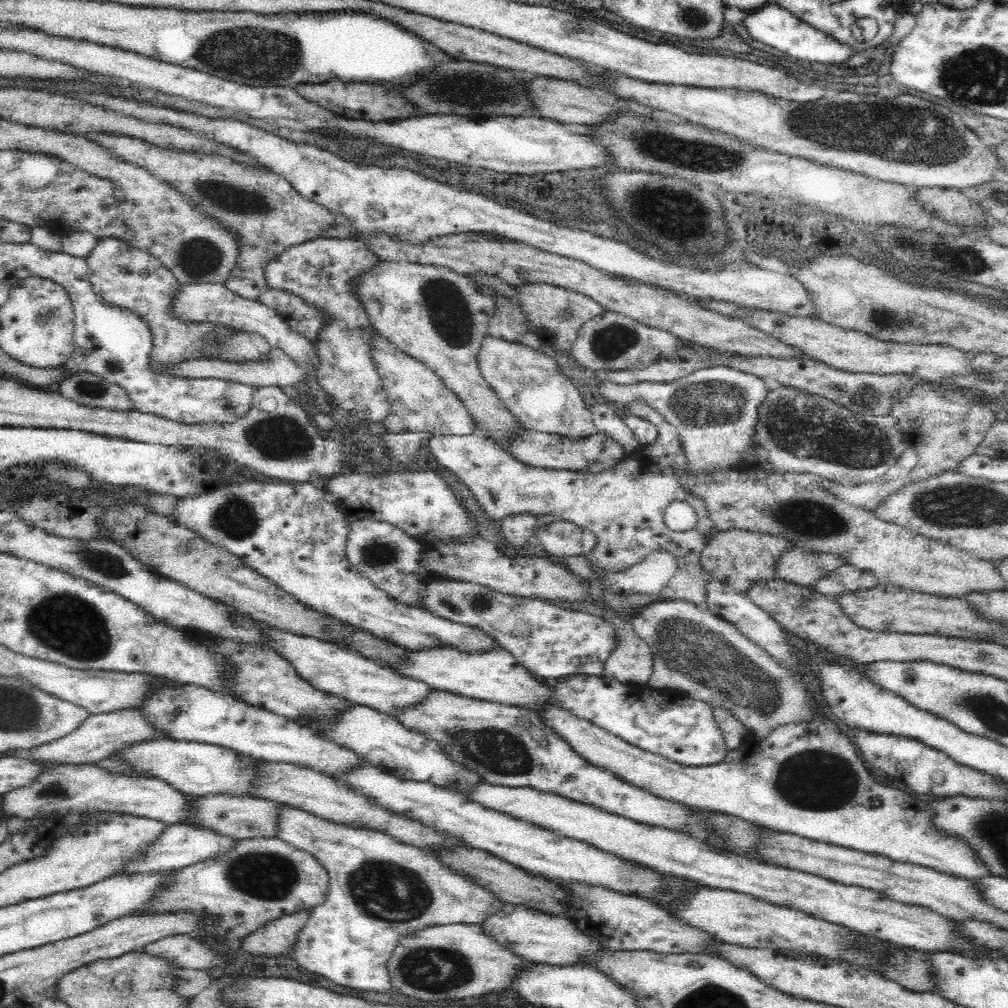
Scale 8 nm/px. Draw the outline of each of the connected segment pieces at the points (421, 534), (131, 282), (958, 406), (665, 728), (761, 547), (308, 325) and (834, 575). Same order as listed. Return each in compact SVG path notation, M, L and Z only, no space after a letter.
M398 468L398 472L388 472L382 476L372 474L340 474L332 480L328 480L325 493L331 493L336 497L336 503L344 506L344 517L348 523L360 520L361 517L372 517L374 520L383 520L401 528L404 532L425 541L442 541L450 543L465 543L468 539L478 537L478 521L468 509L464 508L451 488L432 470L418 470L418 472L404 472L404 468Z
M104 236L92 247L93 250L86 259L94 294L98 295L100 301L106 305L124 307L124 309L136 313L148 325L150 333L152 333L149 360L156 362L156 364L177 367L187 360L218 359L219 344L229 339L232 335L242 332L242 330L235 330L216 322L192 322L175 316L173 314L173 308L175 307L173 306L173 300L177 297L181 284L168 268L161 265L159 260L156 260L147 252L132 248L128 243L124 243L124 241L115 236Z
M932 383L914 387L908 396L898 399L892 407L891 415L897 419L899 430L917 451L919 462L910 474L913 481L926 480L943 471L956 471L962 462L976 456L985 433L997 420L996 411L992 411L992 407Z
M574 675L553 686L560 707L622 740L684 766L716 764L728 754L713 708L673 689L622 684L604 676Z
M738 529L727 530L718 532L704 547L700 565L715 580L737 590L739 593L746 593L755 584L776 579L776 567L780 562L780 557L789 547L789 541L782 537Z
M267 287L259 301L264 306L274 309L292 331L300 333L306 340L314 342L320 328L324 326L326 317L324 313L320 313L320 309L304 303L300 297L288 291L276 291Z
M843 565L830 572L815 585L811 586L816 592L825 597L834 598L844 592L855 592L864 588L878 585L878 578L868 571L862 571L852 566Z

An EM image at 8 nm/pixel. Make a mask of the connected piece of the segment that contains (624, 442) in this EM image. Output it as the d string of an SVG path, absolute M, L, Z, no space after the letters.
M608 401L590 407L592 418L598 433L606 434L616 443L624 447L627 454L632 453L640 445L626 423L616 414L616 408Z

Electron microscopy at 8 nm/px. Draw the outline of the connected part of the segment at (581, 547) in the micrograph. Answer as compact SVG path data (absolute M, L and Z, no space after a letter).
M548 520L547 524L534 530L534 537L550 554L565 557L588 554L597 540L587 528L564 520Z

